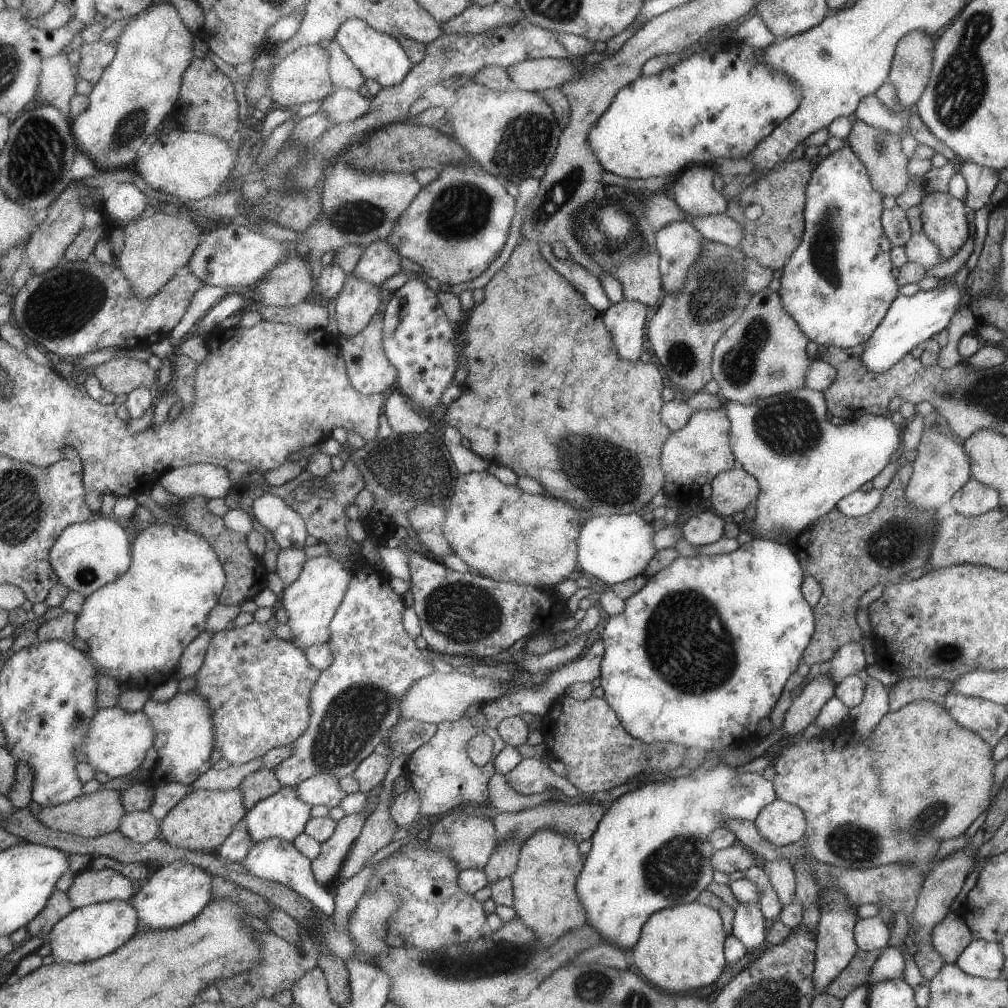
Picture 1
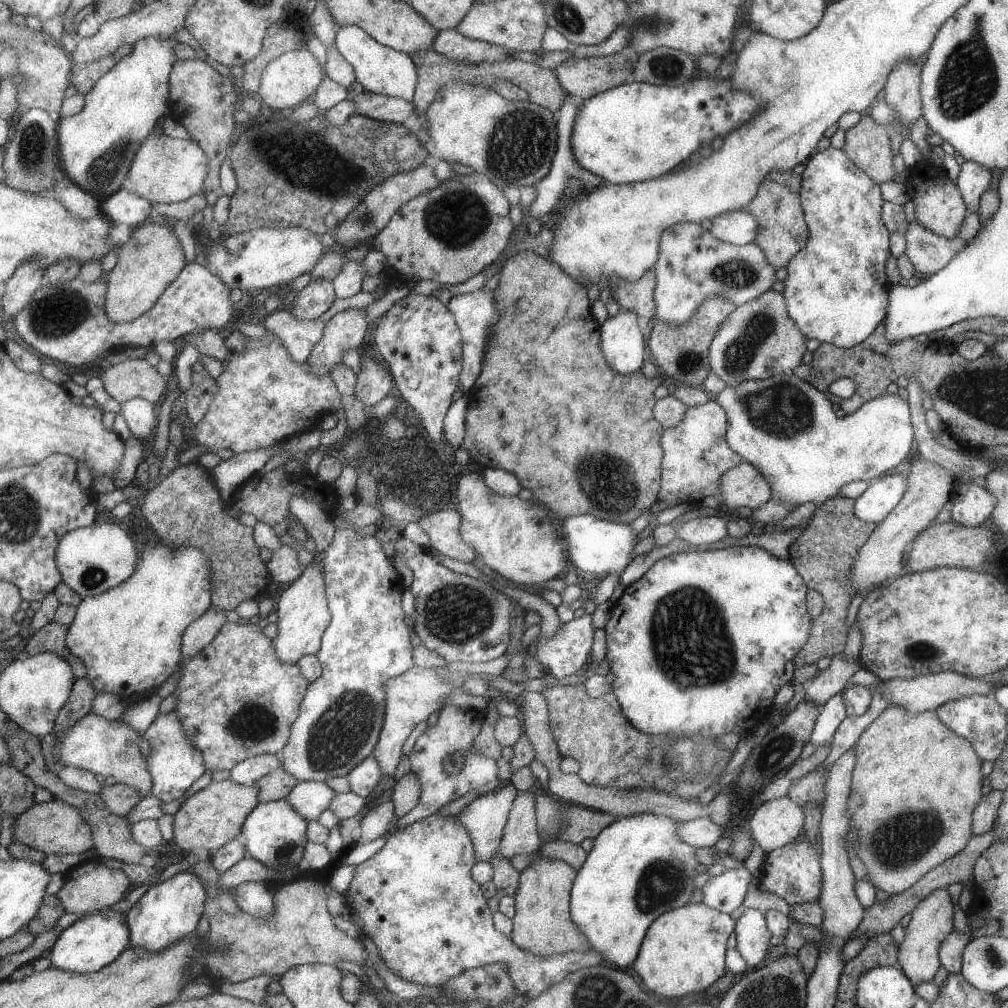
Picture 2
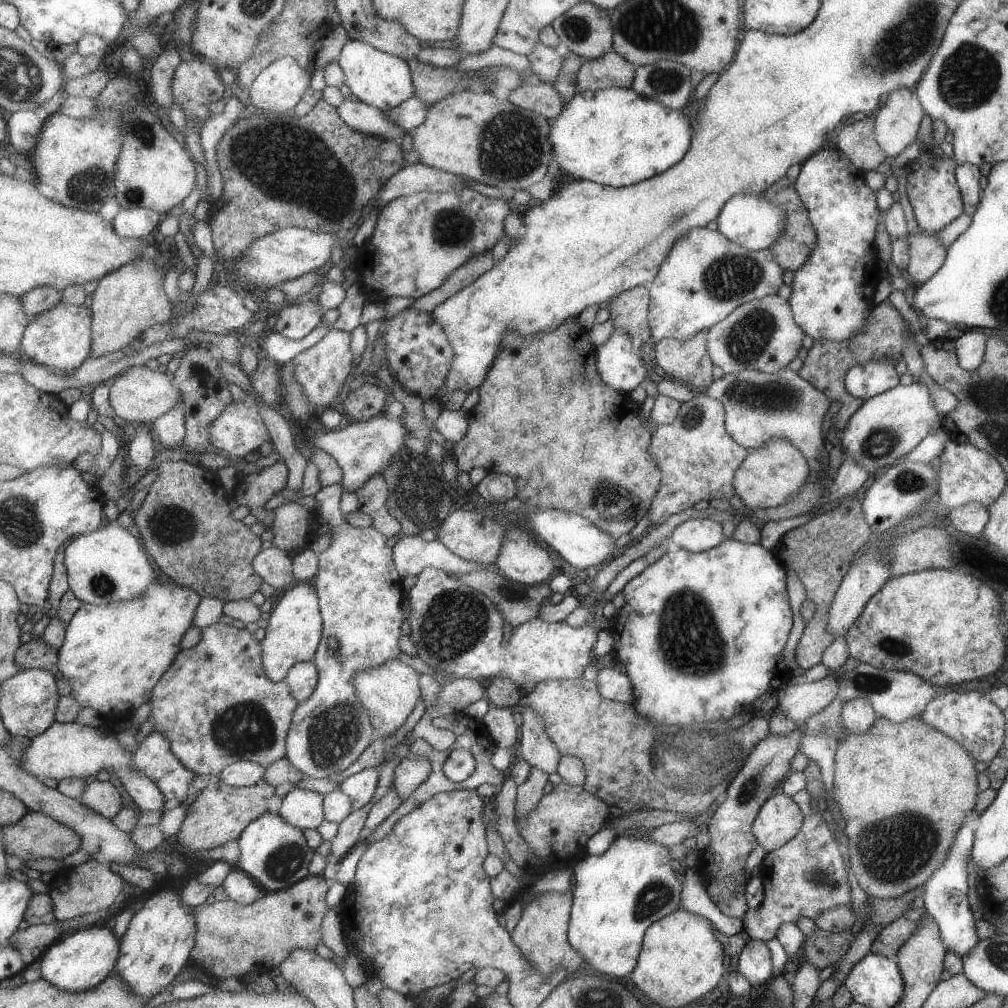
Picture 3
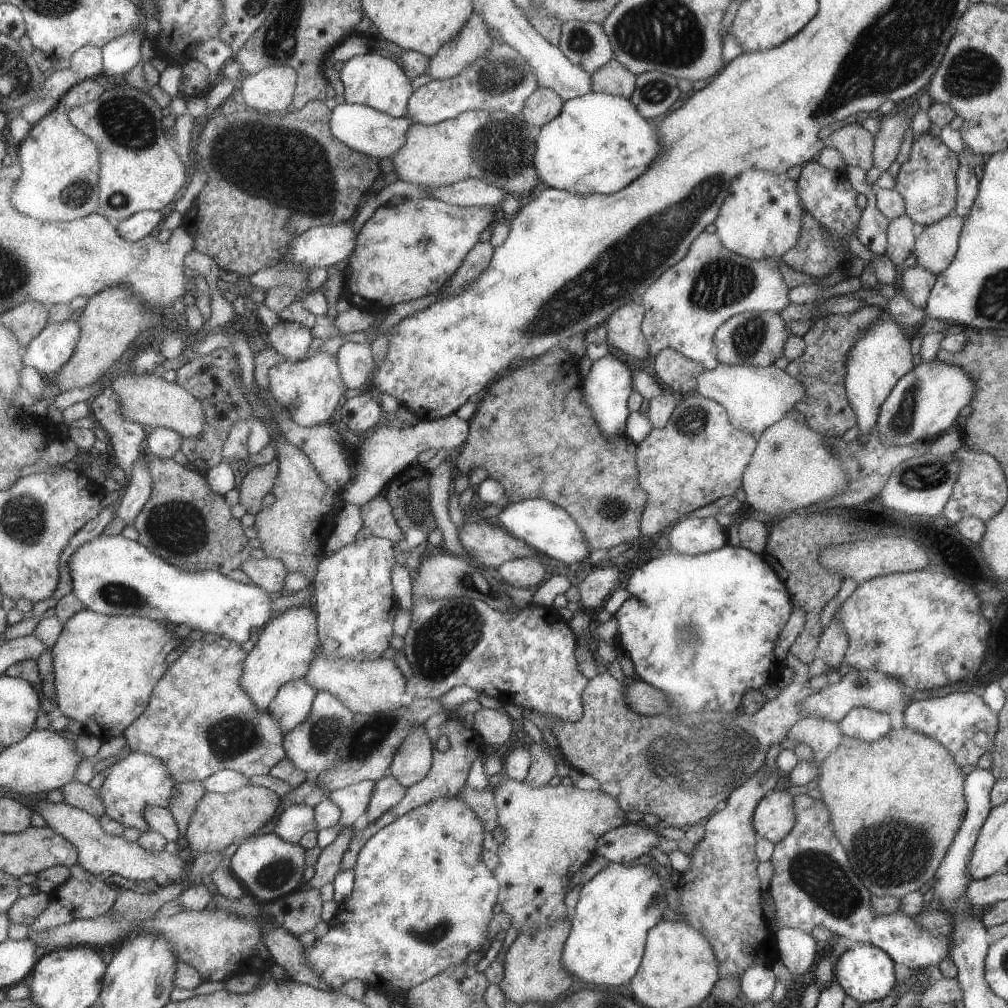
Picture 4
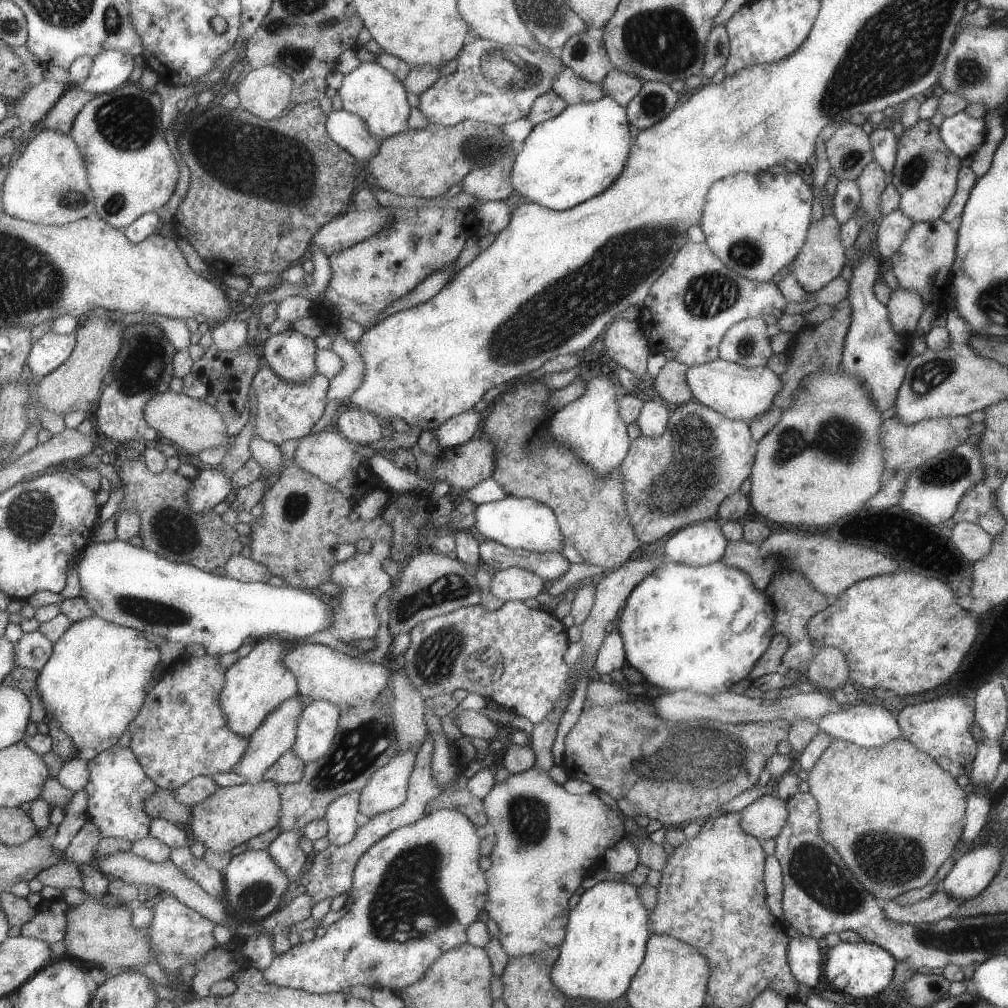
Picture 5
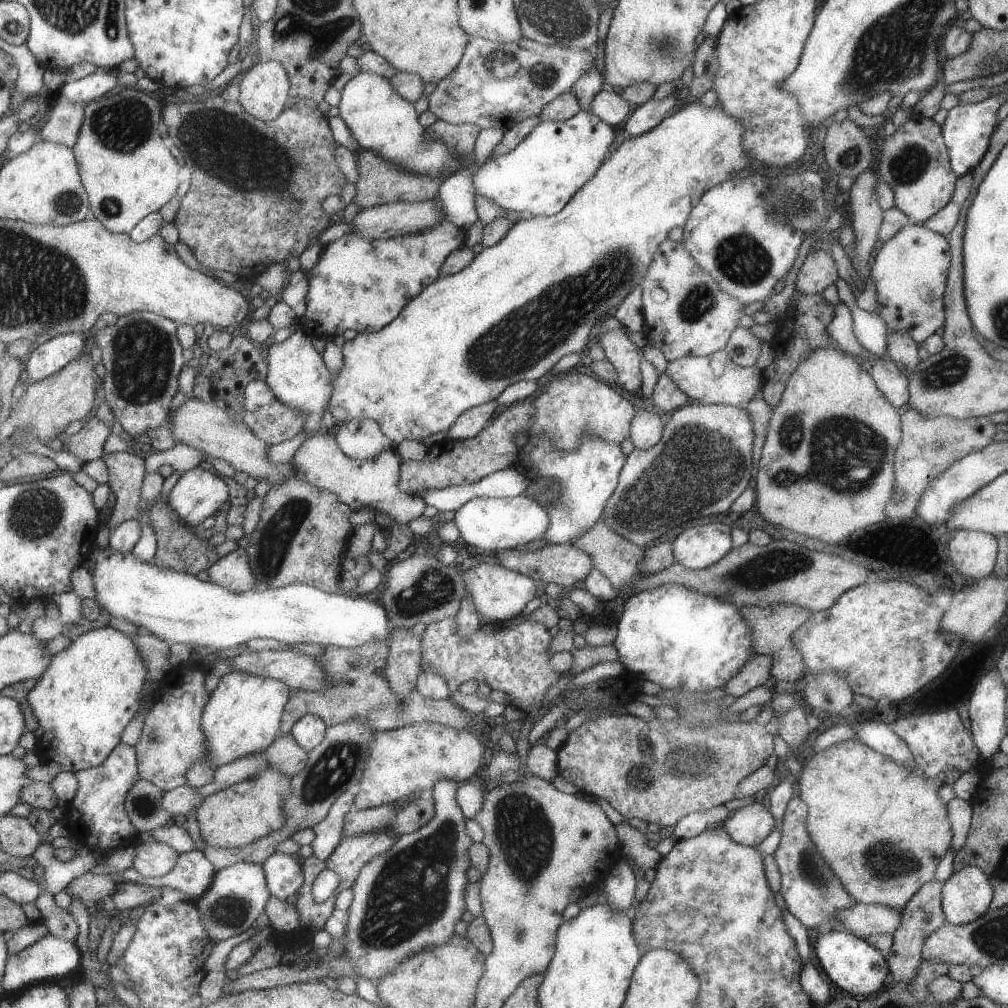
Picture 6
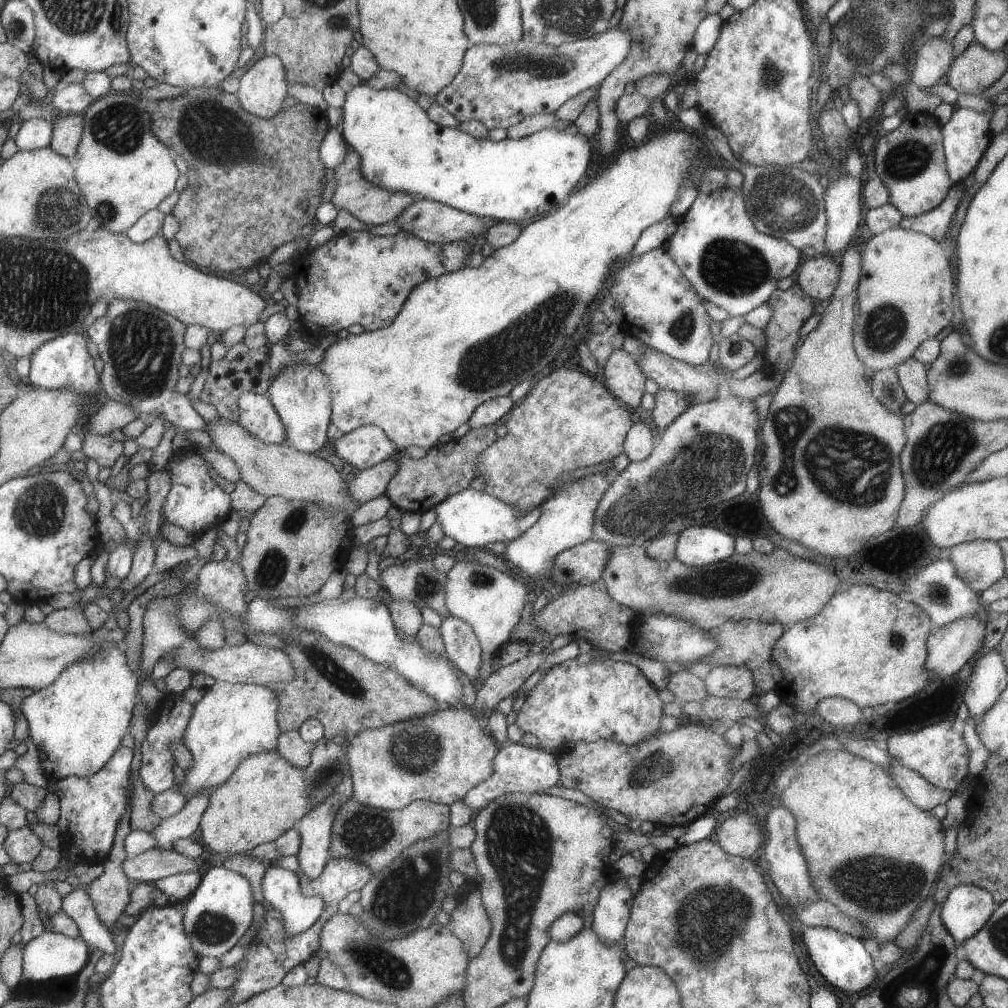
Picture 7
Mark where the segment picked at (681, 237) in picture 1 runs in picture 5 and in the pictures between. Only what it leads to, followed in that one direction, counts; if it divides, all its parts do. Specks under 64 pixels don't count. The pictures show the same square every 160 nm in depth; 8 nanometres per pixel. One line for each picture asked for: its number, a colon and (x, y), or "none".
2: (691, 266)
3: (704, 276)
4: (683, 308)
5: (688, 309)

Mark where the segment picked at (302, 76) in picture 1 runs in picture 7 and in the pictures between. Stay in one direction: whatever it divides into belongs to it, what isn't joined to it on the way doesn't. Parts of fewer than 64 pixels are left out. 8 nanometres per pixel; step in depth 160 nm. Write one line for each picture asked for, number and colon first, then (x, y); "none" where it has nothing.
2: (296, 75)
3: (280, 87)
4: (273, 89)
5: (267, 92)
6: (265, 88)
7: (263, 91)

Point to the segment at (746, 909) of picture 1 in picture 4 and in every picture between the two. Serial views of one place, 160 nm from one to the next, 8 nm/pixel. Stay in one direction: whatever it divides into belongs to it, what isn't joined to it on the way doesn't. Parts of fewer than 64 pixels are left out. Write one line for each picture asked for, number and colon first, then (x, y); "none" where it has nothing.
2: (751, 932)
3: (753, 961)
4: (756, 982)

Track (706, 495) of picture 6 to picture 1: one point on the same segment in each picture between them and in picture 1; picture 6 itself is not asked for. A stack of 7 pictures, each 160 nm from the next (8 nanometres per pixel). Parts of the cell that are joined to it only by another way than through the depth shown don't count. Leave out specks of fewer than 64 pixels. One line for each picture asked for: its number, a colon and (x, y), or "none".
1: (692, 456)
2: (696, 454)
3: (697, 459)
4: (698, 456)
5: (679, 478)

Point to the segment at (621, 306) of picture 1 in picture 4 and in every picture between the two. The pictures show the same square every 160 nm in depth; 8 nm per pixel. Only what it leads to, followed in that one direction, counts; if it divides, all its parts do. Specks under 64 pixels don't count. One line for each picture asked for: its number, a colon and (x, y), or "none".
2: (622, 343)
3: (619, 366)
4: (606, 387)

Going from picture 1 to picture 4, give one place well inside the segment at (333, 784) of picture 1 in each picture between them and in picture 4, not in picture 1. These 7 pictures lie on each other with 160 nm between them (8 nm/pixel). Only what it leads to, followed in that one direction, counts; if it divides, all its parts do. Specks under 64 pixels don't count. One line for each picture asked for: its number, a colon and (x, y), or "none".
2: (310, 798)
3: (303, 808)
4: (298, 818)

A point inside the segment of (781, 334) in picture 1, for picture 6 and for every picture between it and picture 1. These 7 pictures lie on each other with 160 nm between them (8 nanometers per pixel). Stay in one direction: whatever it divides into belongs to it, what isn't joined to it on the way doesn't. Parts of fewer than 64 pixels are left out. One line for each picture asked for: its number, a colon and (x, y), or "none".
2: (757, 340)
3: (761, 334)
4: (755, 338)
5: (747, 343)
6: (742, 347)

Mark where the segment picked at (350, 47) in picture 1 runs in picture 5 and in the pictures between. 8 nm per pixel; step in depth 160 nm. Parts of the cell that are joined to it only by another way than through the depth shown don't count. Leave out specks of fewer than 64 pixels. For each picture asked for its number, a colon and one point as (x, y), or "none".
2: (380, 69)
3: (380, 79)
4: (370, 79)
5: (372, 91)

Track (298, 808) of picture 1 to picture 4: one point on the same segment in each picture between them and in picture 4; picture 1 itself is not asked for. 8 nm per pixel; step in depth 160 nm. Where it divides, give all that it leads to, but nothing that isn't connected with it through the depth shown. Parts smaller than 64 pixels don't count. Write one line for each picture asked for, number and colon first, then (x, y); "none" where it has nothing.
2: (275, 833)
3: (276, 854)
4: (269, 867)

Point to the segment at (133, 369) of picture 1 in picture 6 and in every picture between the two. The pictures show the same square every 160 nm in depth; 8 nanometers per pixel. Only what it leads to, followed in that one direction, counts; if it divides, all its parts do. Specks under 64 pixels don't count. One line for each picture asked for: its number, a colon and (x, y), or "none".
2: (133, 378)
3: (140, 395)
4: (150, 400)
5: (190, 424)
6: (201, 425)

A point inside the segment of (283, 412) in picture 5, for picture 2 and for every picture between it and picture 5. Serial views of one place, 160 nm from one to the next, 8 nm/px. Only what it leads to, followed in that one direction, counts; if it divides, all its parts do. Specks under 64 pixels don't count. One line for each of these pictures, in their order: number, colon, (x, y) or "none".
2: (347, 329)
3: (321, 369)
4: (311, 389)

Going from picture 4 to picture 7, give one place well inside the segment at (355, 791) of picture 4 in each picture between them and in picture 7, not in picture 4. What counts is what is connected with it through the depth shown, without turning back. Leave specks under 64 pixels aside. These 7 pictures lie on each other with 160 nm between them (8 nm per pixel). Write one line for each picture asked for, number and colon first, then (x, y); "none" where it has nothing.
5: (342, 813)
6: (330, 832)
7: (316, 827)

